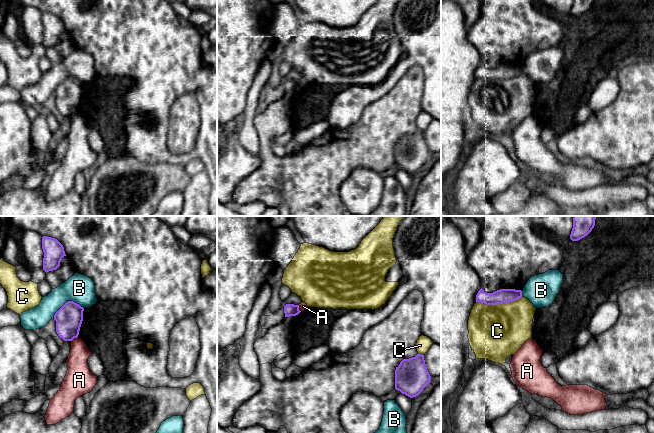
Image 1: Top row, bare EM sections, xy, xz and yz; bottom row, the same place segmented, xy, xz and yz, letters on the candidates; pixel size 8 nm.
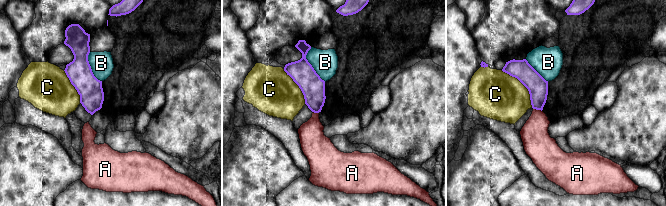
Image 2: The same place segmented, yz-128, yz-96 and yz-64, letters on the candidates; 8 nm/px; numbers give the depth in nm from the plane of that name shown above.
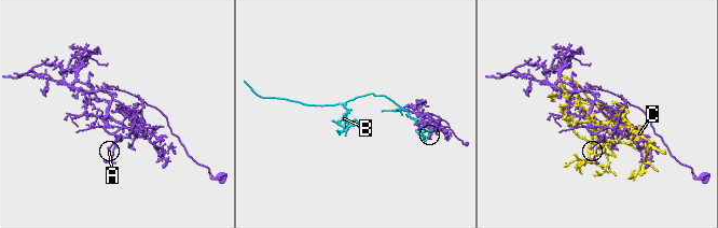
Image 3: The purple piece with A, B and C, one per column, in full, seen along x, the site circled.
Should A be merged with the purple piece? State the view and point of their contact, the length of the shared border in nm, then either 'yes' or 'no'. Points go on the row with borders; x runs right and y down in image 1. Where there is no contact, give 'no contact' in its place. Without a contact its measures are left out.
contact xy (74, 337); length 70 nm; no

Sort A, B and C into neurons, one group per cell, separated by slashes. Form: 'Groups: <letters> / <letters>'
Groups: A / B / C

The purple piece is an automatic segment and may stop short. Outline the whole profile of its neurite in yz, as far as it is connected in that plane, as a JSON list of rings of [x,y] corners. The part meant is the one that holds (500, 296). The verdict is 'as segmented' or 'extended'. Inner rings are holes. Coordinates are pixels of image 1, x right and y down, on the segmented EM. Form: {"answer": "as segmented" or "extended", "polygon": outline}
{"answer": "as segmented", "polygon": [[[482,288],[476,295],[476,302],[486,305],[496,305],[502,303],[510,303],[522,297],[521,290],[500,289],[493,293],[486,293]]]}

